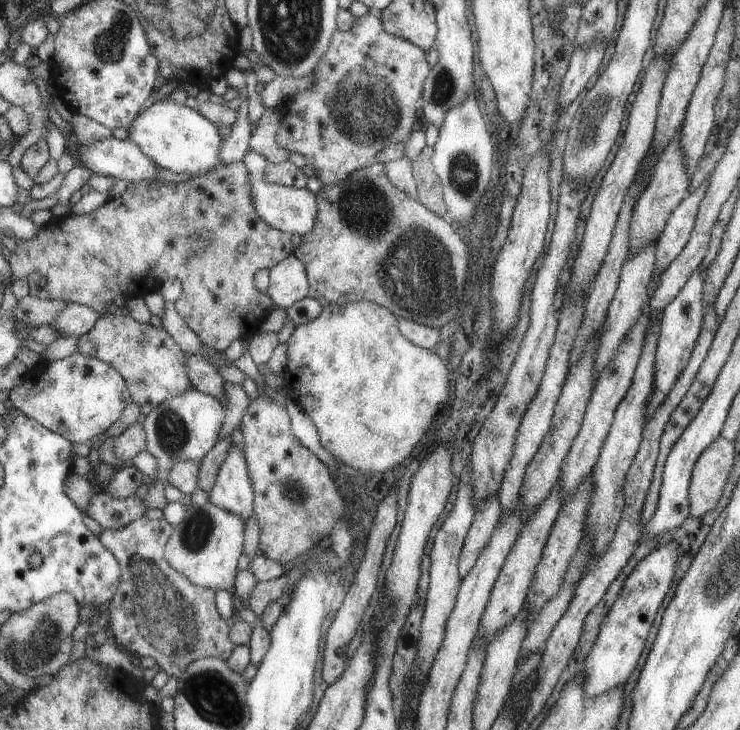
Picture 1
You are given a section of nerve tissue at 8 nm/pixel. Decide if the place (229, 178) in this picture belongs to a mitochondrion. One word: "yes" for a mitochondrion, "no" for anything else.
no

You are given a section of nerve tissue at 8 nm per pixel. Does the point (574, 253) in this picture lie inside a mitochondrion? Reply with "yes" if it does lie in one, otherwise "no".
no

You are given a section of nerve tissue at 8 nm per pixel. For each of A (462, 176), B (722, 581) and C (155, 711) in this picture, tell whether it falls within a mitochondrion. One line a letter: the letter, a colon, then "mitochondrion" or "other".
A: mitochondrion
B: mitochondrion
C: other

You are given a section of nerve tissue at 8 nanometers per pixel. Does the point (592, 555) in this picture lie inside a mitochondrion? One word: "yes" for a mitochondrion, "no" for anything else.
no

